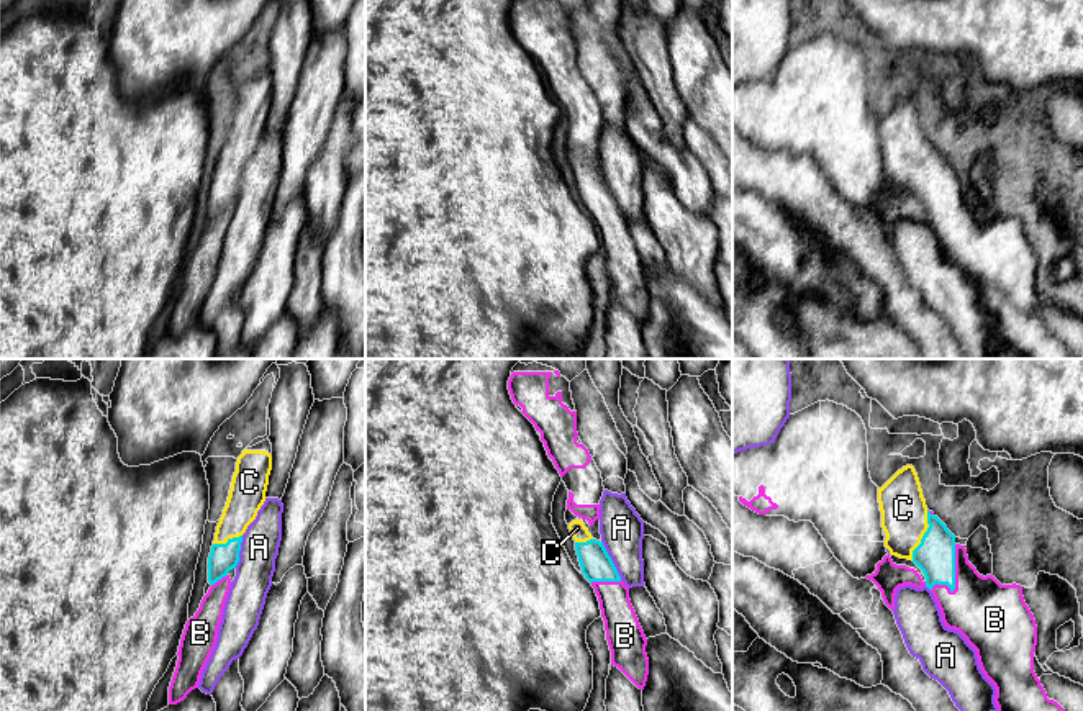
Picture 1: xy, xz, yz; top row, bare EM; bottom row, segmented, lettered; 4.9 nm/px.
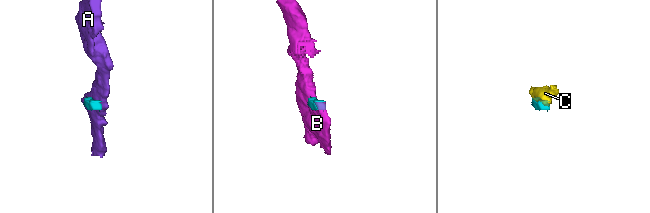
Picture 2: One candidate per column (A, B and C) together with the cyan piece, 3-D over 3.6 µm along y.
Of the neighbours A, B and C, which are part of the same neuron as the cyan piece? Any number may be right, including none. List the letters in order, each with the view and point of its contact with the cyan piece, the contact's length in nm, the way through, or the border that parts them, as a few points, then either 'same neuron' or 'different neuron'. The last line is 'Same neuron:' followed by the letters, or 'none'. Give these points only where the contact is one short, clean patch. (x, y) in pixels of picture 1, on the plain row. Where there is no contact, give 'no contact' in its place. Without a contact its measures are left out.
A: meets cyan in xz at (611, 194); contact 220 nm long; border along xz (602, 174), (621, 212); different neuron
B: meets cyan in yz at (954, 212); contact 260 nm long; different neuron
C: meets cyan in yz at (924, 167); contact 260 nm long; runs through yz (934, 189), (924, 167), (903, 146), (903, 141); same neuron
Same neuron: C

